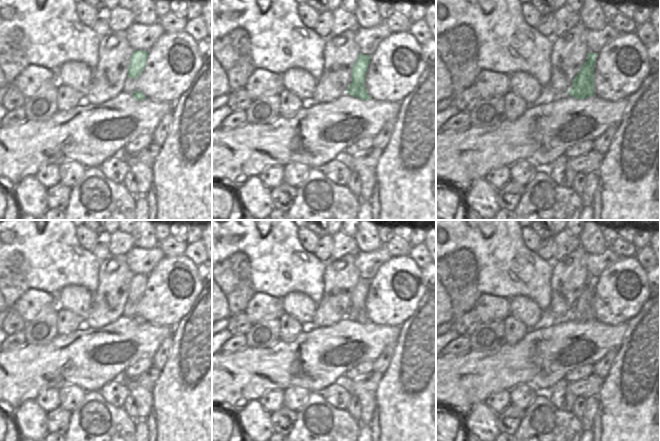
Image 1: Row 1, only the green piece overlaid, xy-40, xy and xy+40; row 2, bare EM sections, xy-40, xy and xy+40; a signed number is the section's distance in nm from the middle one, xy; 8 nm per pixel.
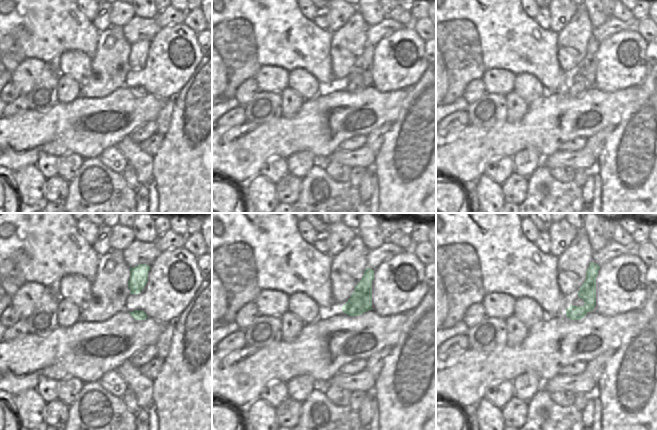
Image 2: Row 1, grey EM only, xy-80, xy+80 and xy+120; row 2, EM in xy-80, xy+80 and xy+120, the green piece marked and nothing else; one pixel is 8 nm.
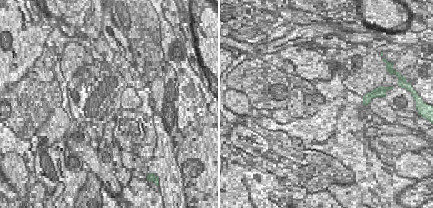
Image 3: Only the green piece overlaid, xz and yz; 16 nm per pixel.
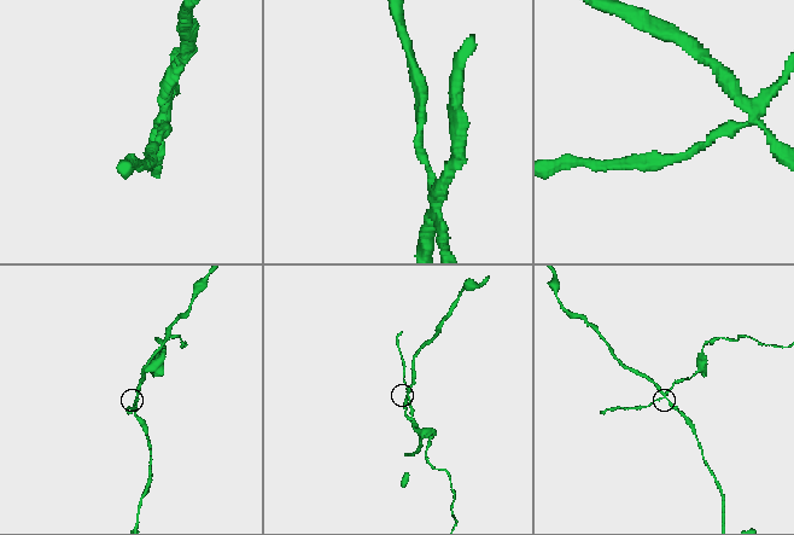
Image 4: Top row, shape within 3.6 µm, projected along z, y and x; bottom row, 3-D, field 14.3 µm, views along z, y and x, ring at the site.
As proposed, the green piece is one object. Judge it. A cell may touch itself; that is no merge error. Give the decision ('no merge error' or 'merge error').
merge error

